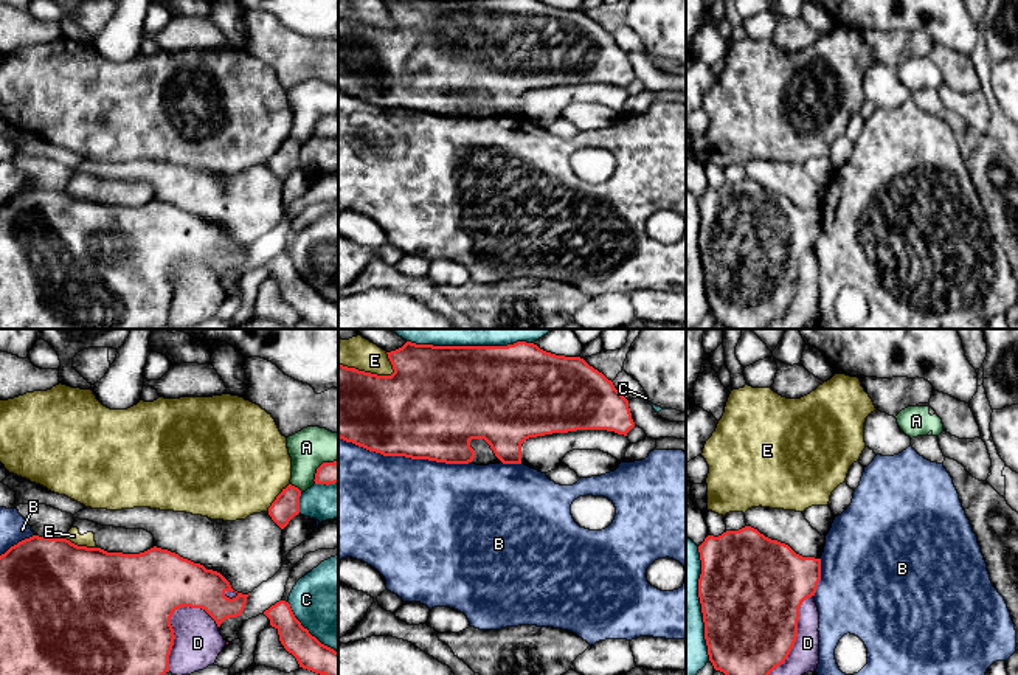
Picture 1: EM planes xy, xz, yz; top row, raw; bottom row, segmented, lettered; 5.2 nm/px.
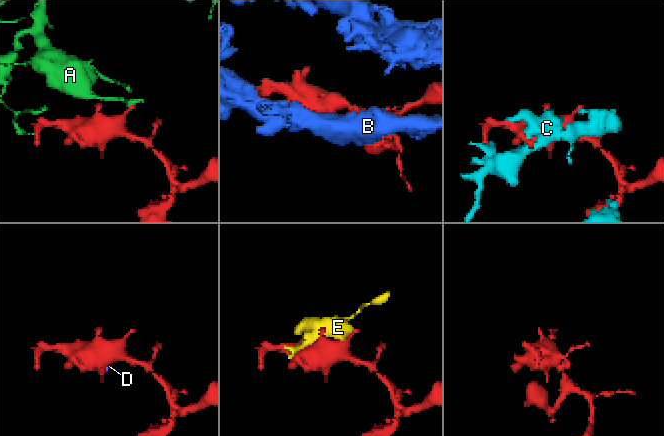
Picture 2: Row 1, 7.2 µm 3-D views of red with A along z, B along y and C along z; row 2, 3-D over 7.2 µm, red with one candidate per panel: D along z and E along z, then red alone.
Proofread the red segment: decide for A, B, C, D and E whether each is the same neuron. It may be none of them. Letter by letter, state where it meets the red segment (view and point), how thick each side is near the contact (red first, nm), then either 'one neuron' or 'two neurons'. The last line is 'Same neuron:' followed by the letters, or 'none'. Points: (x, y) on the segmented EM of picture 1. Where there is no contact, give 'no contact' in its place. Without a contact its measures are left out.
A: xy (297, 488) | 140/200 nm | two neurons
B: xz (404, 455) | 500/480 nm | two neurons
C: xy (308, 632) | 160/420 nm | two neurons
D: xy (171, 627) | 500/240 nm | two neurons
E: xz (367, 373) | 420/160 nm | two neurons
Same neuron: none

